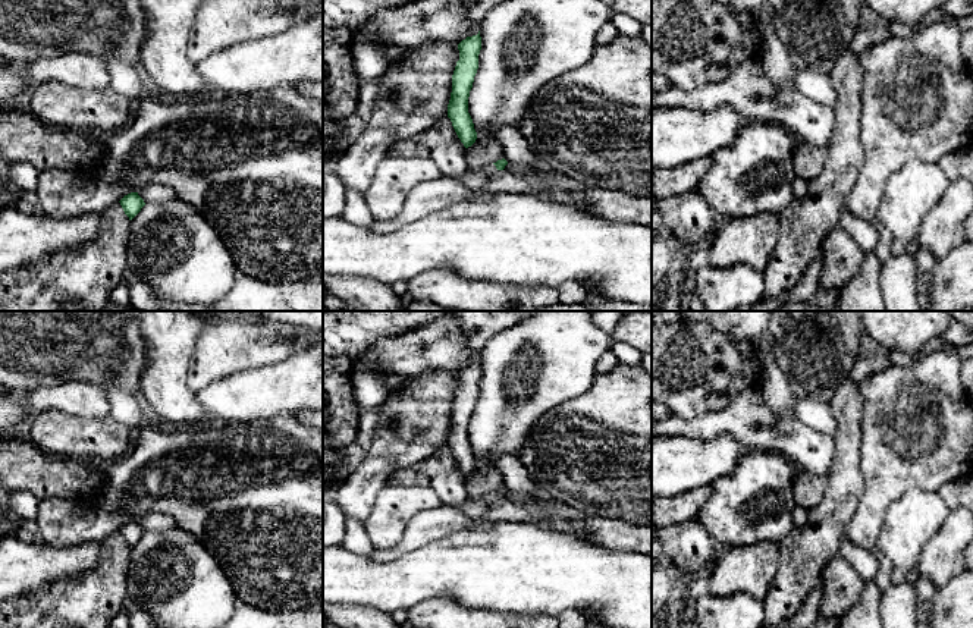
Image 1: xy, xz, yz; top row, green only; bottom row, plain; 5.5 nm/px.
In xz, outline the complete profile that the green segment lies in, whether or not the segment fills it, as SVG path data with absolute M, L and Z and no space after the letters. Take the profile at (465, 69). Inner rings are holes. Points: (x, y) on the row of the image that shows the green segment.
M462 0L471 21L471 31L458 44L459 60L452 75L448 117L465 148L471 147L477 139L477 132L468 113L468 97L478 69L478 54L481 50L480 26L486 12L502 1L505 0Z

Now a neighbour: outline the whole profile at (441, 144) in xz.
M448 116L433 128L393 144L387 157L429 158L437 164L443 178L452 179L461 179L468 170L465 147Z

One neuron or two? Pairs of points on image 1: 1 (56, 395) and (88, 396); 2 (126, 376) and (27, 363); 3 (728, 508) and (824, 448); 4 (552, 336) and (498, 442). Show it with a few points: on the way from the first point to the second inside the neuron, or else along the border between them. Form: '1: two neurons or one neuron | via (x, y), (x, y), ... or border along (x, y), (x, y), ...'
1: one neuron | via (63, 396), (81, 396)
2: one neuron | via (101, 363), (52, 363)
3: two neurons | border along (762, 449), (780, 452), (793, 465)
4: one neuron | via (539, 363), (523, 379), (518, 401), (504, 415)

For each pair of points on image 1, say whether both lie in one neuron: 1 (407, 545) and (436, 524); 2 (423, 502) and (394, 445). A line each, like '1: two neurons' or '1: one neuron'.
1: one neuron
2: two neurons

